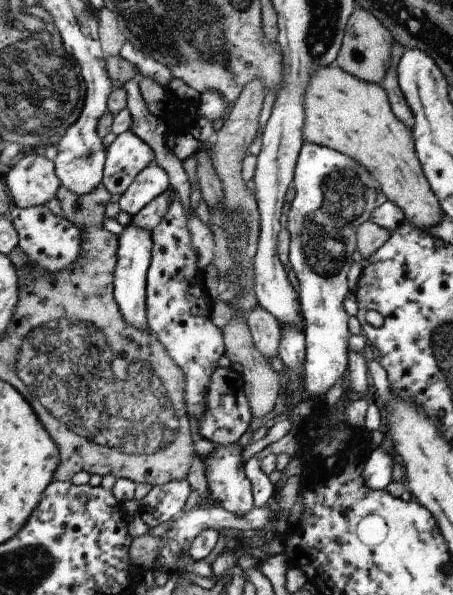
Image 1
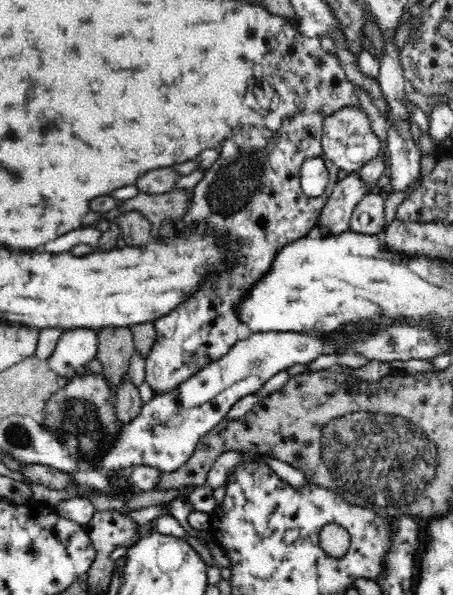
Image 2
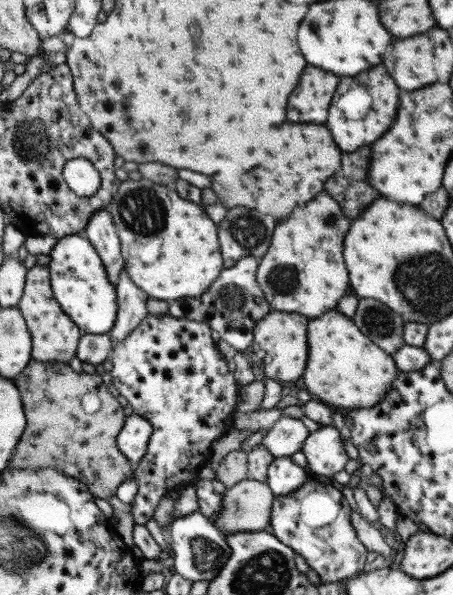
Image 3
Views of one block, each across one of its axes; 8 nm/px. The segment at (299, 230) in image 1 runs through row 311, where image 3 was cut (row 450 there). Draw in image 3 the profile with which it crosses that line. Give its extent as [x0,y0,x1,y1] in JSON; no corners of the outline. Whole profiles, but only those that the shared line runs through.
[303,426,349,478]

